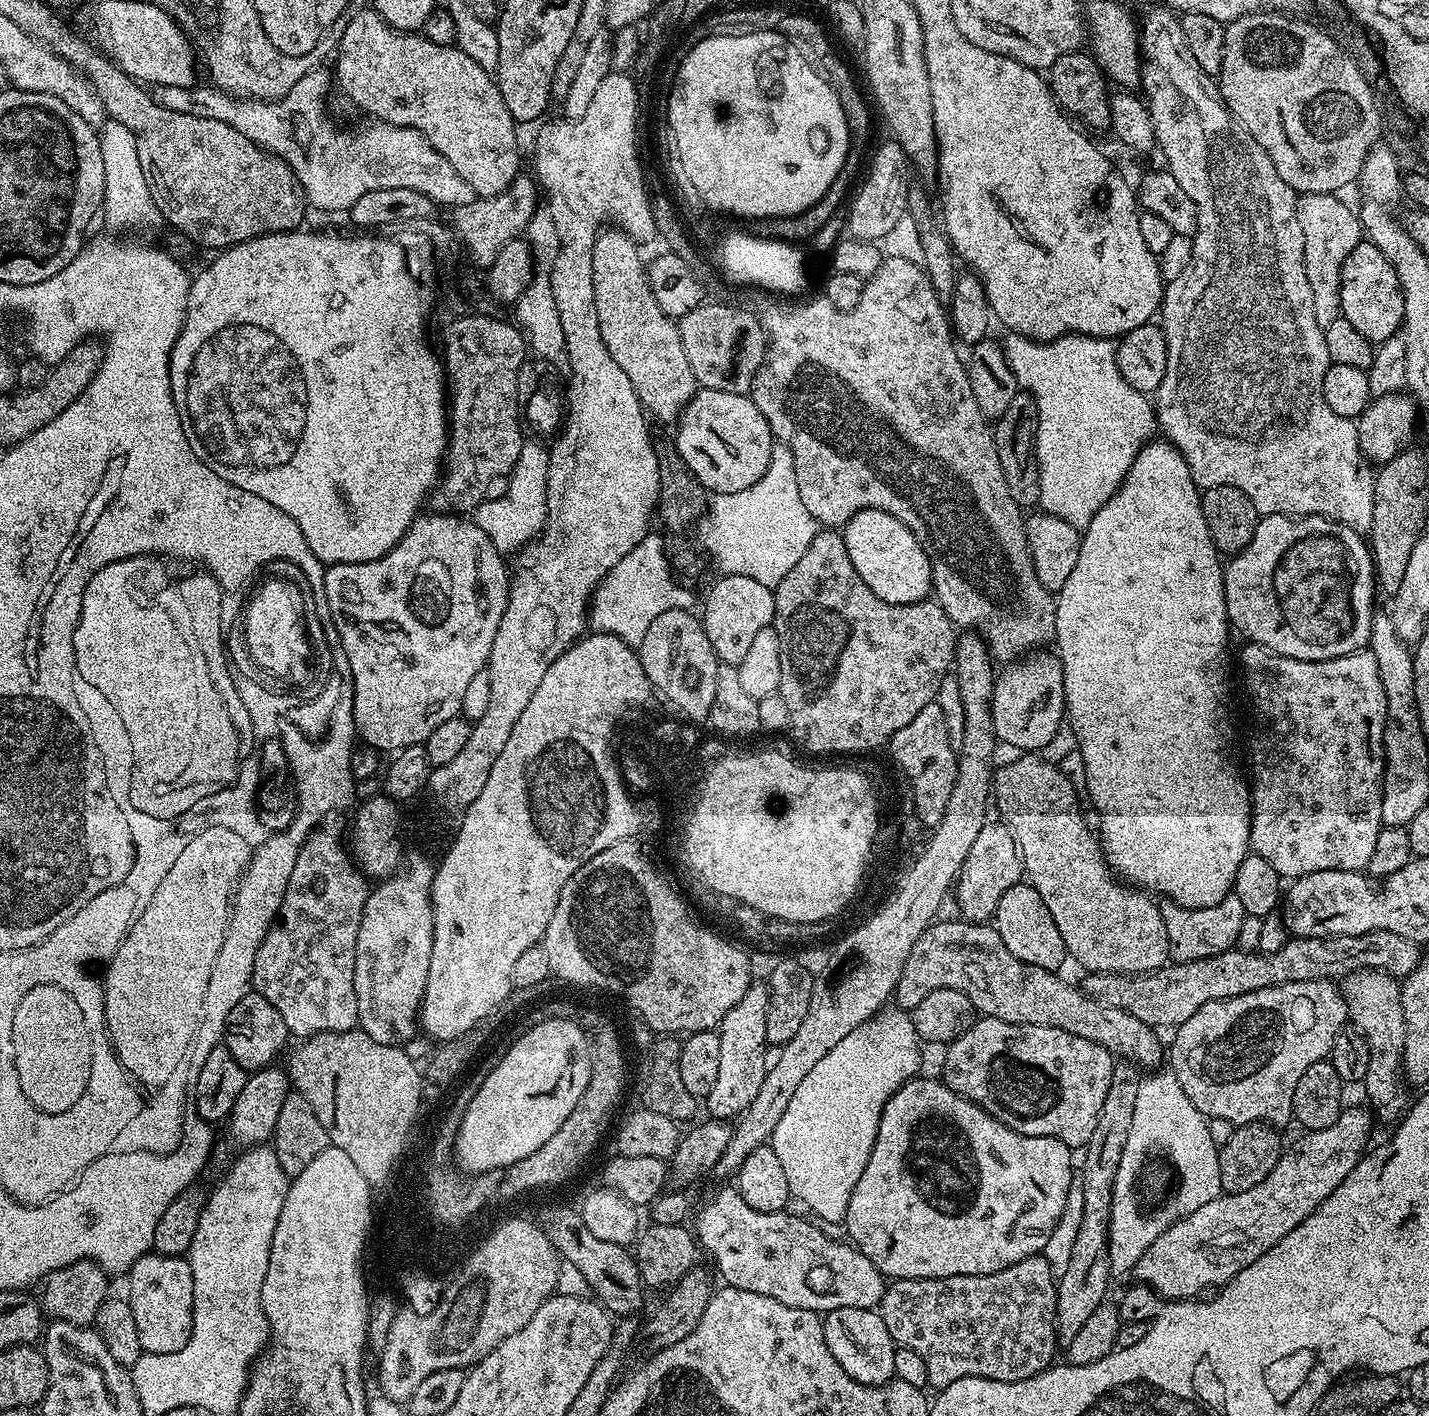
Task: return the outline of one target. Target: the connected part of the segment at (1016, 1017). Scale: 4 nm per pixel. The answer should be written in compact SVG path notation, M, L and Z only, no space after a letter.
M963 918L944 919L937 919L919 936L910 950L910 958L906 958L906 966L898 978L894 993L895 1003L900 1003L897 1005L901 1009L914 1009L918 1006L918 1002L922 1002L922 998L926 998L926 994L939 988L949 988L966 994L973 1009L981 1017L998 1018L1011 1024L1033 1024L1066 1030L1070 1034L1078 1034L1078 1038L1086 1038L1090 1042L1102 1045L1113 1057L1131 1062L1141 1070L1156 1070L1163 1065L1160 1064L1163 1060L1165 1063L1166 1044L1156 1037L1159 1036L1157 1029L1151 1028L1146 1022L1138 1022L1138 1018L1134 1018L1134 1015L1127 1013L1126 1010L1108 1006L1085 995L1080 986L1075 983L1067 984L1056 972L1046 970L1042 966L1030 966L1014 958L1014 954L1006 950L1006 942L1002 942L998 930L991 923L974 924Z

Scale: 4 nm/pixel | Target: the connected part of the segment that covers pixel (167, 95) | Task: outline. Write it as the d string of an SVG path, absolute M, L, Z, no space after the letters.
M323 67L313 68L280 99L257 100L237 98L235 95L225 94L213 87L200 88L201 86L160 86L155 85L152 93L153 98L164 109L175 110L178 113L193 115L196 118L214 118L218 122L226 122L226 126L234 126L238 134L246 134L250 142L258 147L272 152L283 158L290 166L290 170L296 175L296 183L302 193L303 199L309 205L312 204L320 212L347 213L362 194L370 190L389 189L391 187L406 187L411 190L421 191L437 205L469 204L478 199L476 191L430 146L428 139L413 128L406 126L394 126L383 122L368 122L365 128L356 128L352 133L339 132L334 121L328 117L328 104L324 99L328 96L328 87L334 84L333 77L324 73Z

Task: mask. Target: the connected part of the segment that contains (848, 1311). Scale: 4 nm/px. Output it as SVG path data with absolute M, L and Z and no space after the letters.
M839 1308L823 1317L826 1346L838 1358L838 1366L863 1384L887 1384L896 1375L894 1354L898 1347L879 1311L871 1308Z

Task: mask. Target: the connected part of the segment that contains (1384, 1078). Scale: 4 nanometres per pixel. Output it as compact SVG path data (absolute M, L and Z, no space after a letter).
M1363 968L1360 972L1352 972L1343 977L1338 984L1348 1007L1348 1020L1351 1027L1368 1047L1368 1065L1362 1081L1362 1089L1364 1088L1365 1094L1372 1102L1370 1108L1377 1121L1399 1121L1410 1104L1410 1096L1404 1093L1406 1084L1402 1079L1406 1022L1402 1010L1400 985L1401 981L1397 977L1373 968Z

